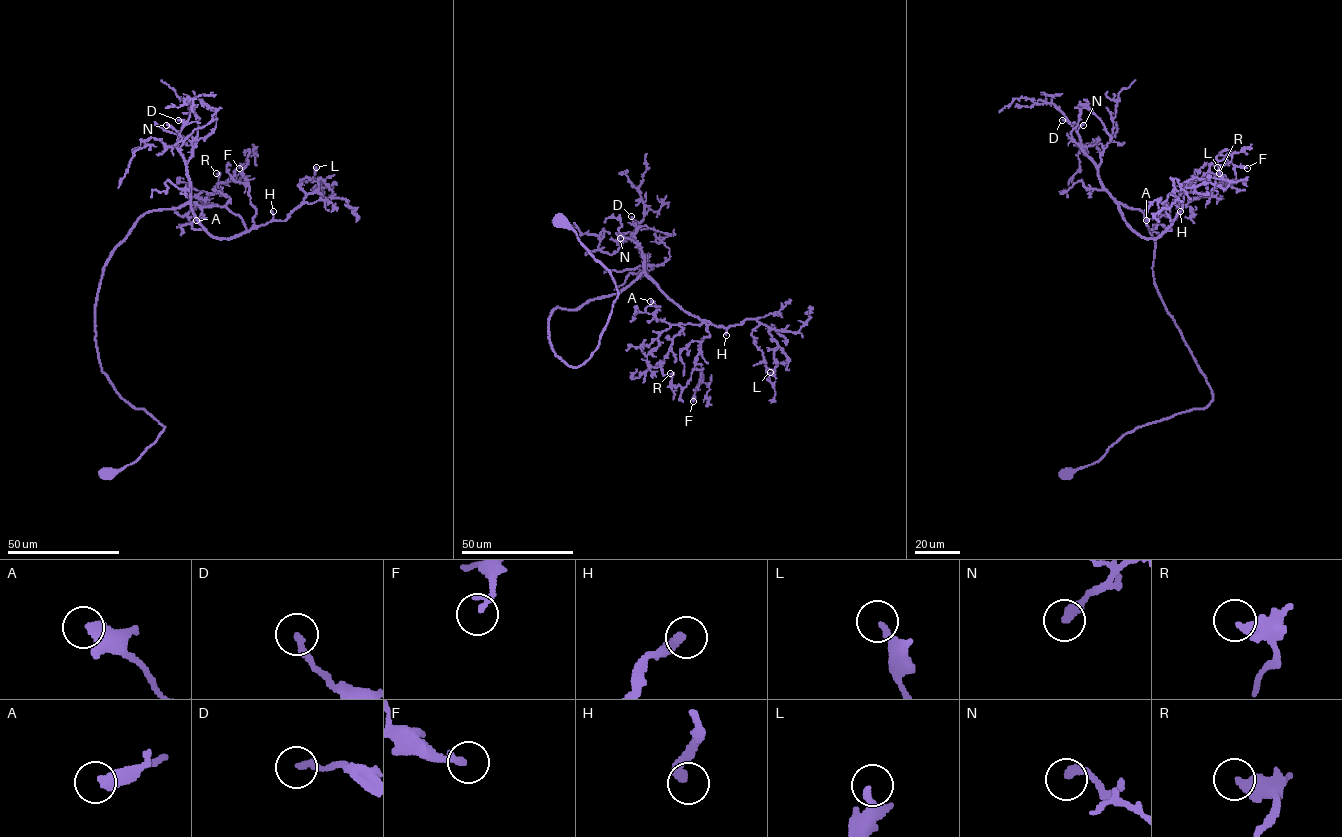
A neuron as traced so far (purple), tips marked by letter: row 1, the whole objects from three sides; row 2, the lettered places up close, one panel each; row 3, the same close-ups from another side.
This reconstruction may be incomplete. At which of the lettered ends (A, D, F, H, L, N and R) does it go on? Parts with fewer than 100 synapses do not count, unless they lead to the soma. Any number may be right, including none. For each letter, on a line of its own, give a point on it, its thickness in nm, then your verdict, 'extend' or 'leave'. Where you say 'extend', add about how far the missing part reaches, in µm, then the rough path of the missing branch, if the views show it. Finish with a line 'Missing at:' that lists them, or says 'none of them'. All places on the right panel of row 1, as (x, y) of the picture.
A: (1146, 220) | 460 nm | leave
D: (1062, 120) | 220 nm | leave
F: (1247, 168) | 260 nm | leave
H: (1180, 211) | 320 nm | extend | 70 µm | (1180, 211), (1187, 188), (1197, 183), (1205, 169), (1234, 151), (1239, 156), (1243, 170), (1233, 179)
L: (1217, 167) | 220 nm | leave
N: (1083, 125) | 340 nm | leave
R: (1219, 173) | 400 nm | leave
Missing at: H

